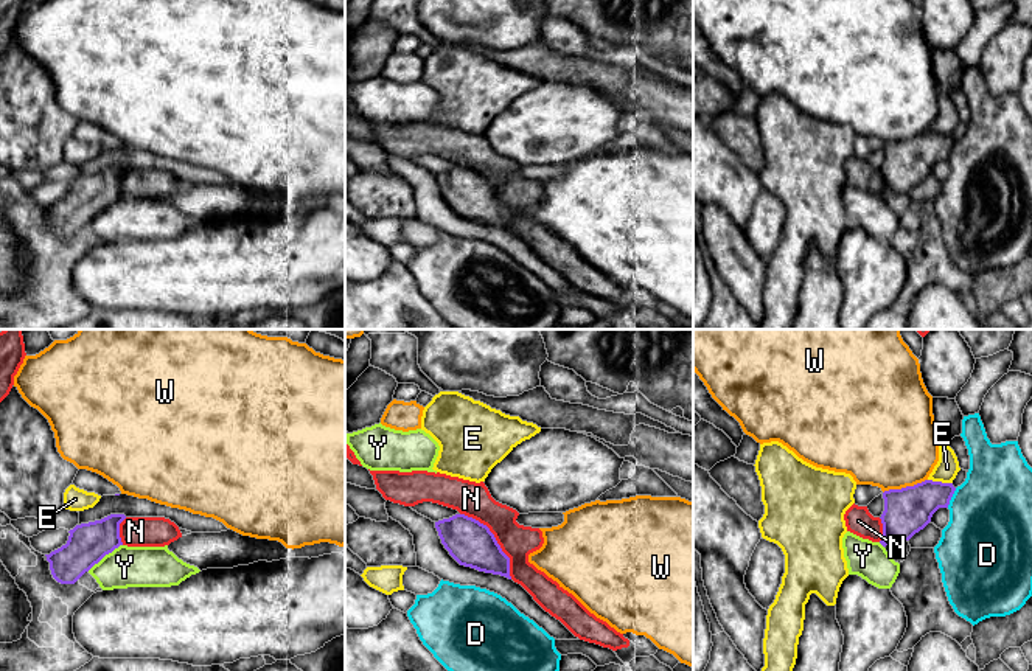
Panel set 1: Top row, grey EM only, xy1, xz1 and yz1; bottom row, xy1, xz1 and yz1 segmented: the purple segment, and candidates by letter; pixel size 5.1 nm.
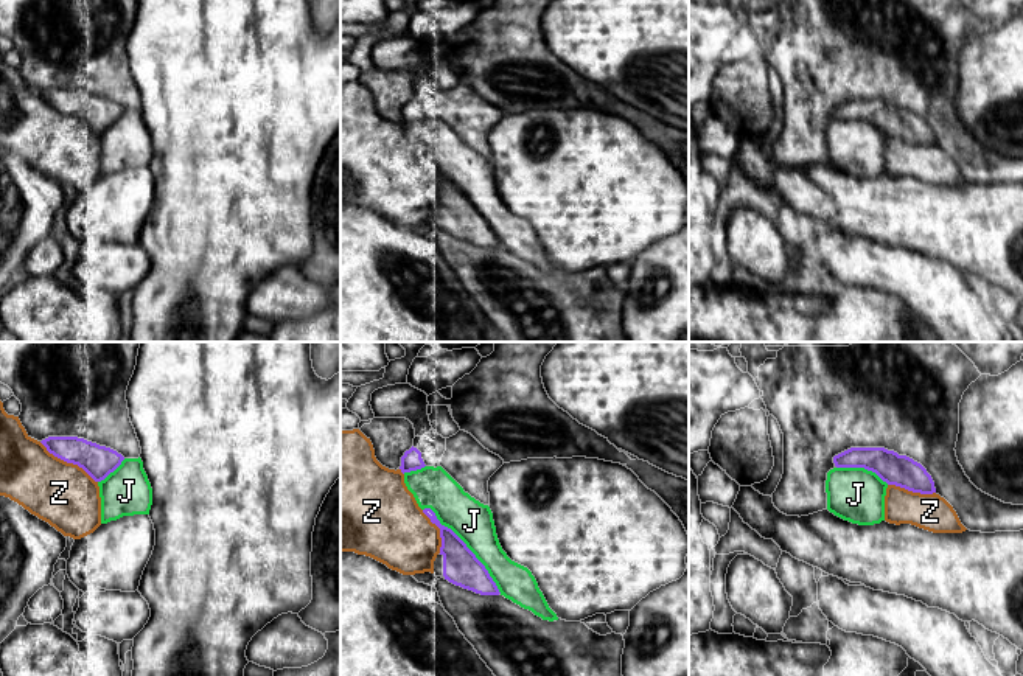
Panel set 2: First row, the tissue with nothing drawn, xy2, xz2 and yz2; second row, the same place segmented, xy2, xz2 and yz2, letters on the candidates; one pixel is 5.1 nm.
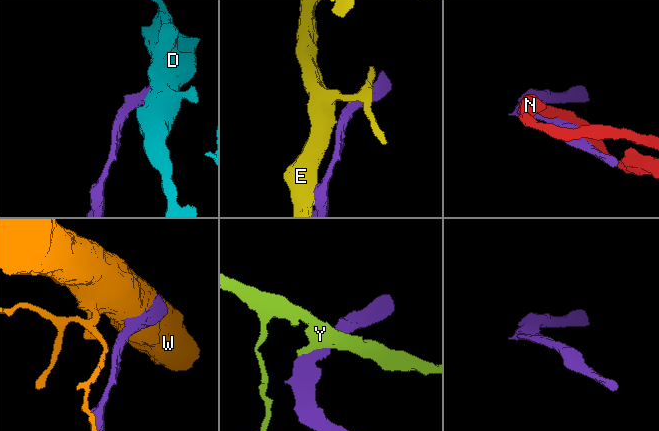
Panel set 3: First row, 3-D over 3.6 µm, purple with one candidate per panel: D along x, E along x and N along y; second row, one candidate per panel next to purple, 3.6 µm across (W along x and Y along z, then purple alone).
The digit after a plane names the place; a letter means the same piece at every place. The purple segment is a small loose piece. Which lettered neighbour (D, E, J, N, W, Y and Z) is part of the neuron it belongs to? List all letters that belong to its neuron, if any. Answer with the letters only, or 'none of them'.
N

